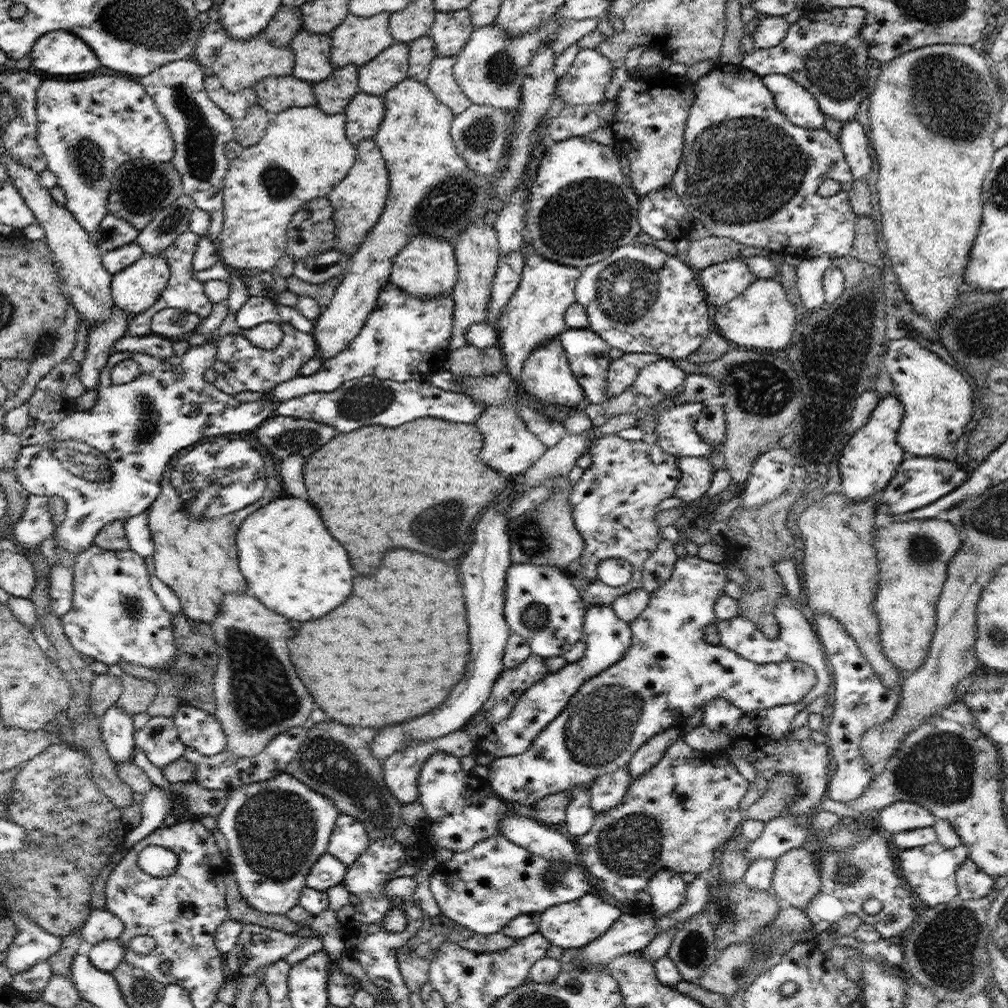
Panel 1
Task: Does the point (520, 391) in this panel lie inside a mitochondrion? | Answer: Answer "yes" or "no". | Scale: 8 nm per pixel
no

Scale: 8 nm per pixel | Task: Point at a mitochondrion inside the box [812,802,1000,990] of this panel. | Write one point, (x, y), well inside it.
(848, 872)

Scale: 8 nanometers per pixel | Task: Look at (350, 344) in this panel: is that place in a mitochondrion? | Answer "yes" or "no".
no

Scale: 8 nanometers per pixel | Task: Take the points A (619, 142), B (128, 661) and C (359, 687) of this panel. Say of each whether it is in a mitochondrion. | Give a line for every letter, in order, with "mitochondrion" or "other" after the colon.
A: other
B: other
C: other

